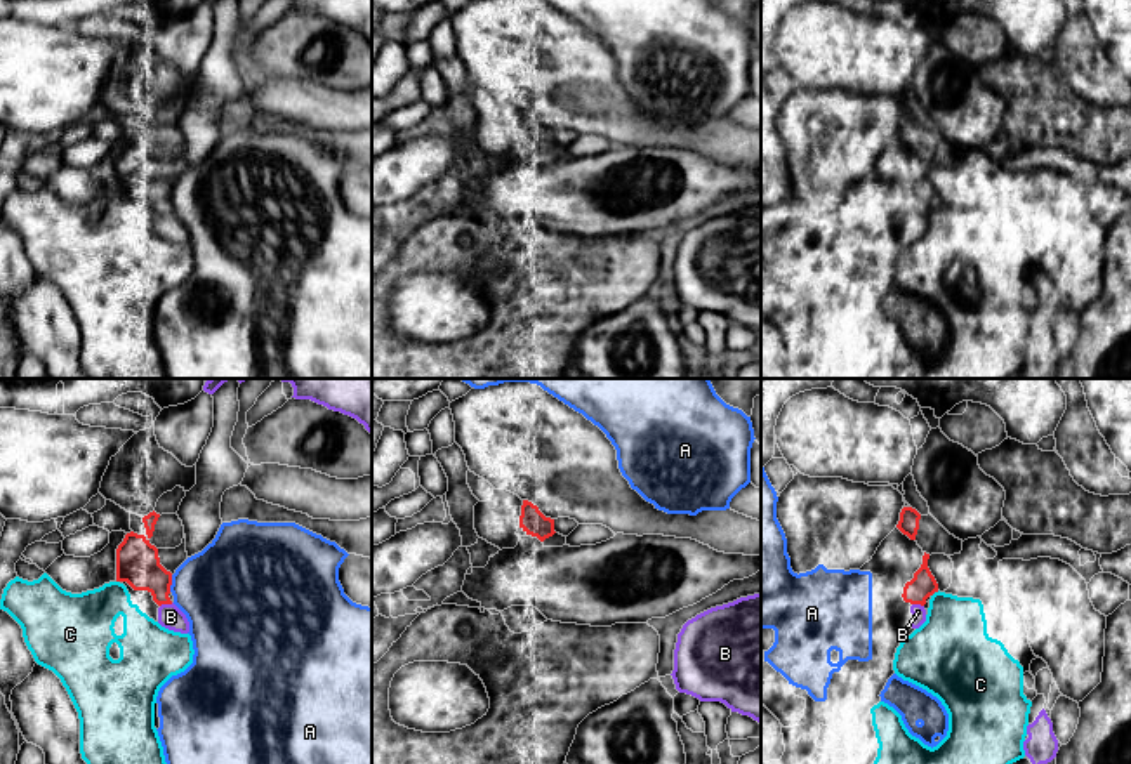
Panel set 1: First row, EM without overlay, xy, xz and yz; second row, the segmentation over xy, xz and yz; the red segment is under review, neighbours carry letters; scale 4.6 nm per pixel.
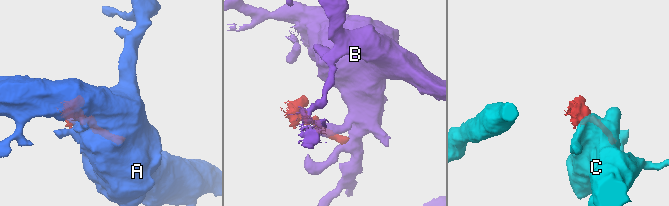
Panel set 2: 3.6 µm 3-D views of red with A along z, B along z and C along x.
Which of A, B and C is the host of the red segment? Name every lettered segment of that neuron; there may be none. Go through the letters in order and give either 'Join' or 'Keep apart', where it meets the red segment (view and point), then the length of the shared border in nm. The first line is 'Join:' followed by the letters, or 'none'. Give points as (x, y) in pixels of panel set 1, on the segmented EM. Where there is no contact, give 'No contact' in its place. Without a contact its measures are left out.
Join: none
A: Keep apart. Touches red at xy (171, 584). Shared border 80 nm
B: Keep apart. Touches red at xy (165, 603). Shared border 70 nm
C: Keep apart. Touches red at yz (935, 591). Shared border 50 nm

